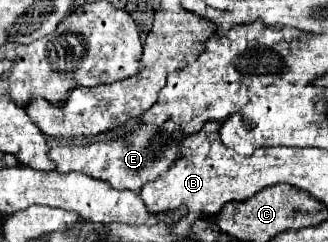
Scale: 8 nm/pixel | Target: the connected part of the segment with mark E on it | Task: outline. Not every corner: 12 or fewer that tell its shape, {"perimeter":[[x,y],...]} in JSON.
{"perimeter":[[149,126],[49,150],[77,170],[139,192],[179,158],[181,126]]}

